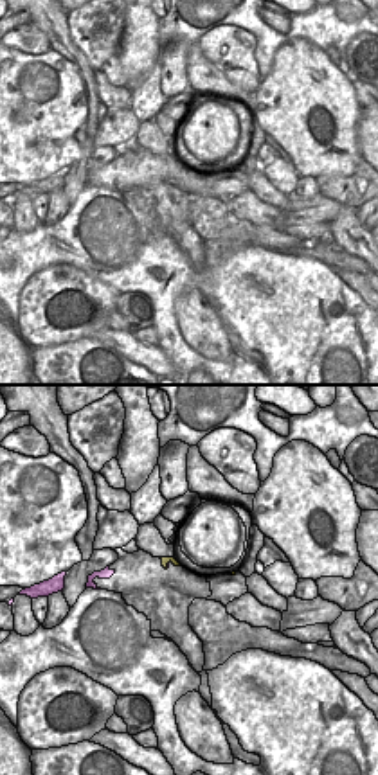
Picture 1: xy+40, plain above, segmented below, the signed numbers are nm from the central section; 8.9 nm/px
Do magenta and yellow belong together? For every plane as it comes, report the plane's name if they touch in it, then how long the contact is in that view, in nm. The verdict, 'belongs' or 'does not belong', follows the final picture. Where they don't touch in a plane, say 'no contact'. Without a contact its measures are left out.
contact in xy+40; length 70 nm

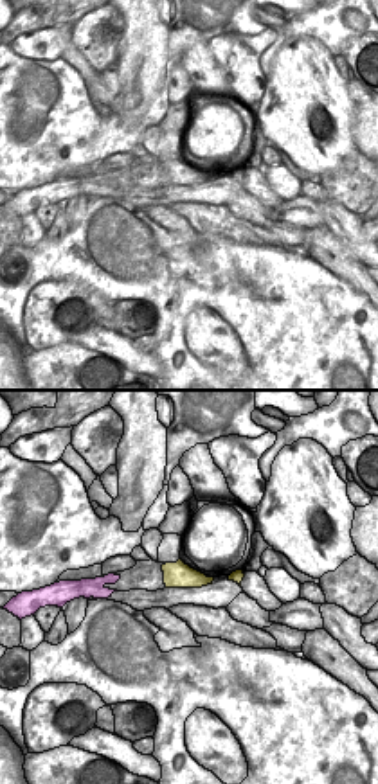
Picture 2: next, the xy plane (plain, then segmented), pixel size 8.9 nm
no contact

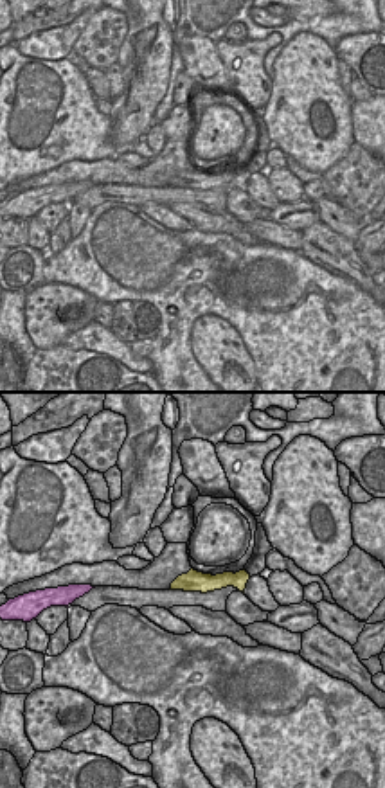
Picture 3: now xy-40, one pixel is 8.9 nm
no contact

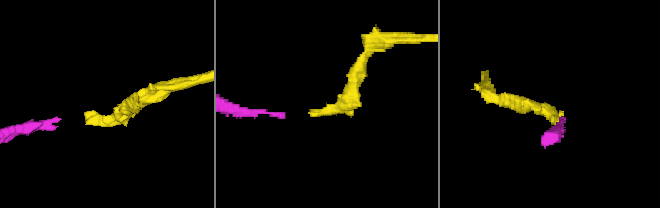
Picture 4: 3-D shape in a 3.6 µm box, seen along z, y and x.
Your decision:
belongs

